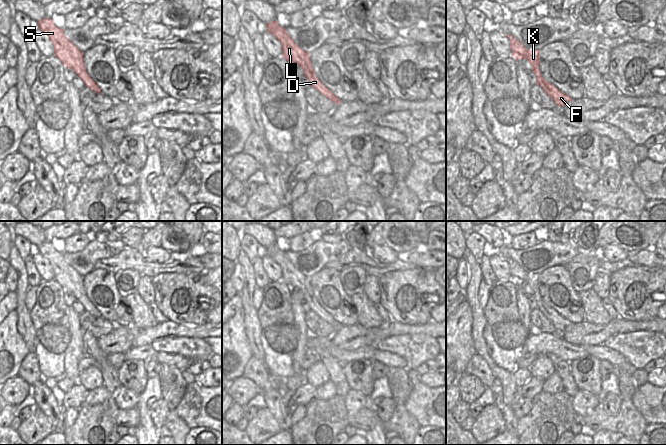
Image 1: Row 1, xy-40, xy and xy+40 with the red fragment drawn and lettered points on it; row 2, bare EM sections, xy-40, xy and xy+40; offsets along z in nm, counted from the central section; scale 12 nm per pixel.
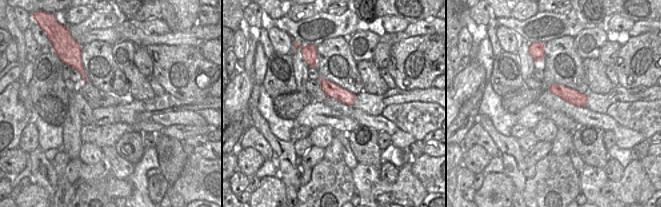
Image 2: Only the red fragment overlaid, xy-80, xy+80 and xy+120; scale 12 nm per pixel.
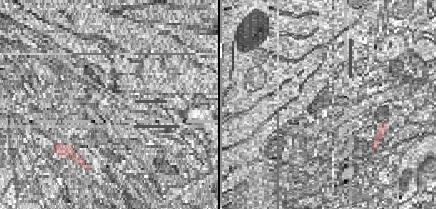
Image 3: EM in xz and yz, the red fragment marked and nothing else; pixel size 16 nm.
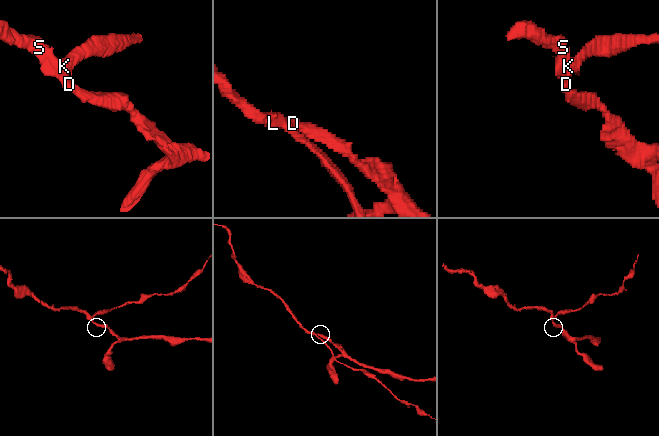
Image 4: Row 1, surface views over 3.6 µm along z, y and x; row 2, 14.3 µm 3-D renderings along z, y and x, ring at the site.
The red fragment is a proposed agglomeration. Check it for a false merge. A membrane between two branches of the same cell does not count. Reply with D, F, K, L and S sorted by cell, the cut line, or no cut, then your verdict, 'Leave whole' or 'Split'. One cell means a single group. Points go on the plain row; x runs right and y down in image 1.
Groups: D F L S / K. Split along xy+40 (528, 274), (528, 279), (525, 282). Split

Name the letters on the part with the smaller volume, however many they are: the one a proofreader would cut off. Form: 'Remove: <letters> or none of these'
Remove: K

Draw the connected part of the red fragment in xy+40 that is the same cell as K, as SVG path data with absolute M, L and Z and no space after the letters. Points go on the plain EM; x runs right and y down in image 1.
M528 274L527 286L531 289L531 296L539 290L539 274Z

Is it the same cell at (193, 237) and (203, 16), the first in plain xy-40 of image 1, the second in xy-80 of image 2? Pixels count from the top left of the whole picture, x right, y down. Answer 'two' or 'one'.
two

